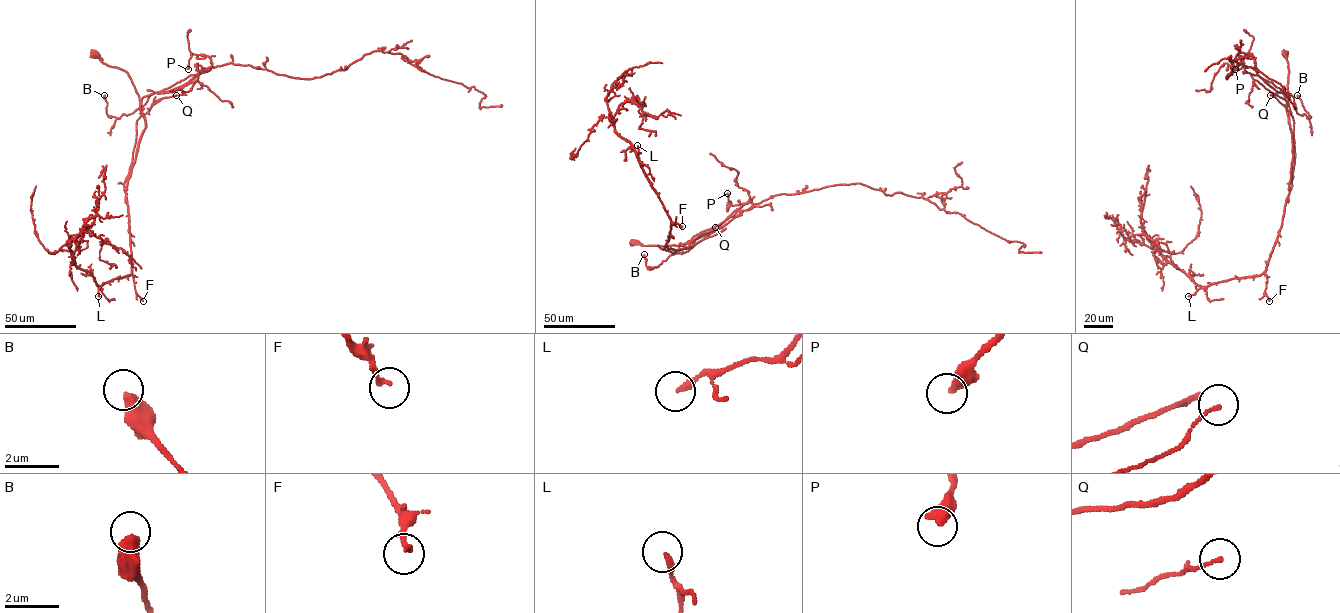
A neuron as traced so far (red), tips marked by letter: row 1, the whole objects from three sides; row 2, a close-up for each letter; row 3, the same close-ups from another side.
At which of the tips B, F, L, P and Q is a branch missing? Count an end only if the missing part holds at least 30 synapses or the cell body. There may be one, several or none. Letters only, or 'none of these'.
none of these

